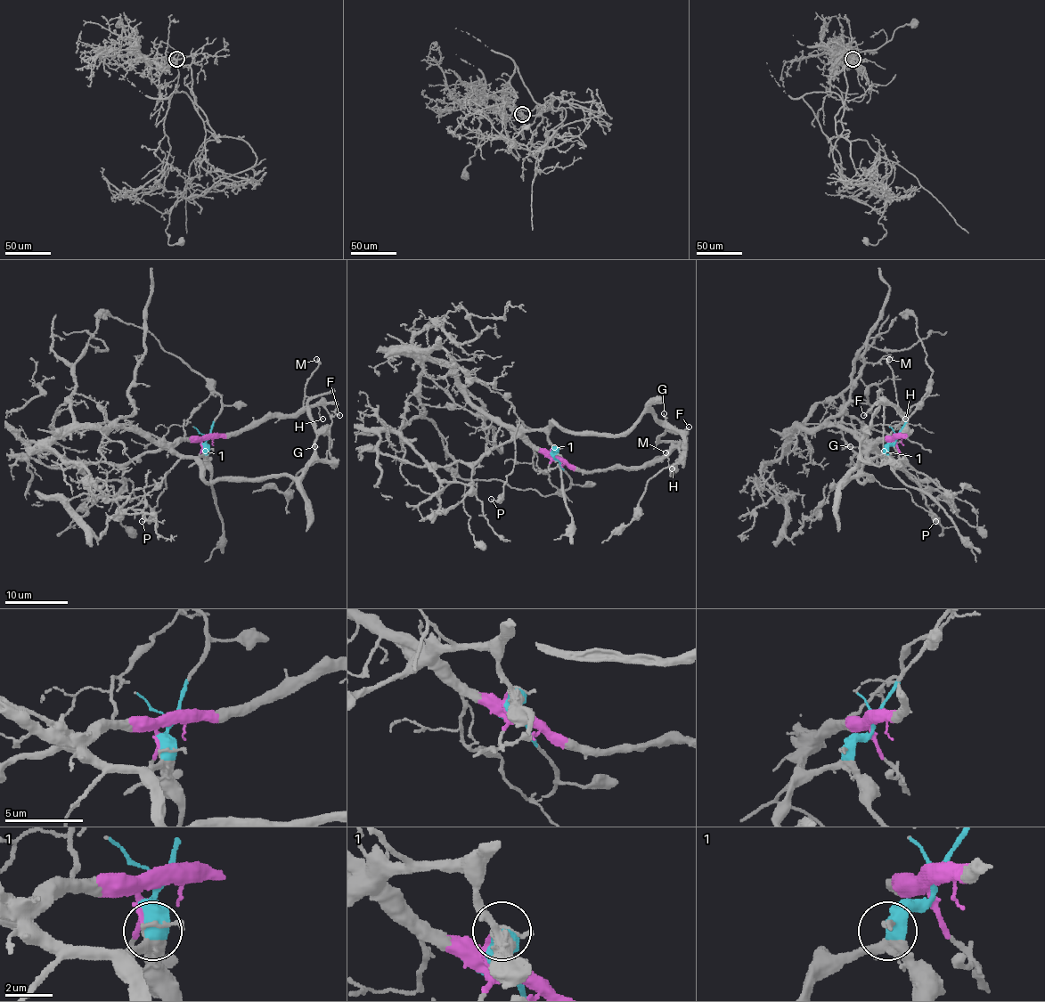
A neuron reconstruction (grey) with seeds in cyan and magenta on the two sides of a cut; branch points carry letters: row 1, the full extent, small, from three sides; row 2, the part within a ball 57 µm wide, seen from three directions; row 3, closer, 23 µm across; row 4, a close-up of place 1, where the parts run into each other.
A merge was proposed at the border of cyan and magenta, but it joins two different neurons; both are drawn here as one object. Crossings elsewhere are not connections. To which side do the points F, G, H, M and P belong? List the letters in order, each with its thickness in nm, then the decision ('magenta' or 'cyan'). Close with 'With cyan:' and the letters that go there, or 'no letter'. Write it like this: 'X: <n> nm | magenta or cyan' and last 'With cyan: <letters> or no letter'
F: 140 nm | magenta
G: 130 nm | cyan
H: 120 nm | magenta
M: 240 nm | magenta
P: 150 nm | cyan
With cyan: G, P

